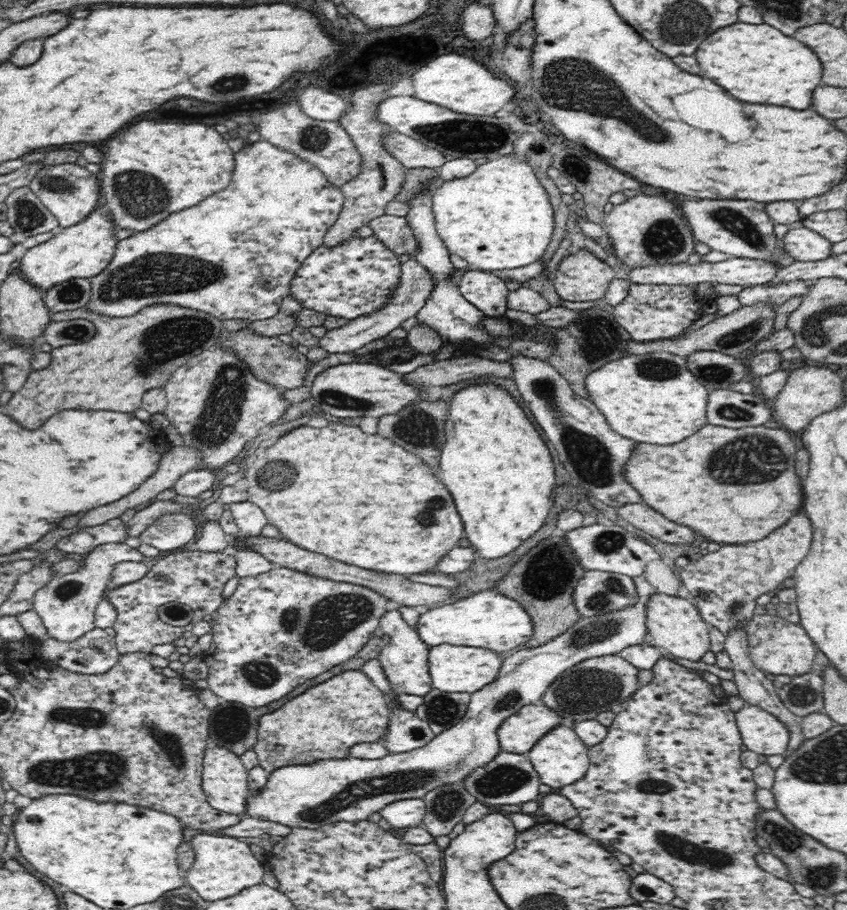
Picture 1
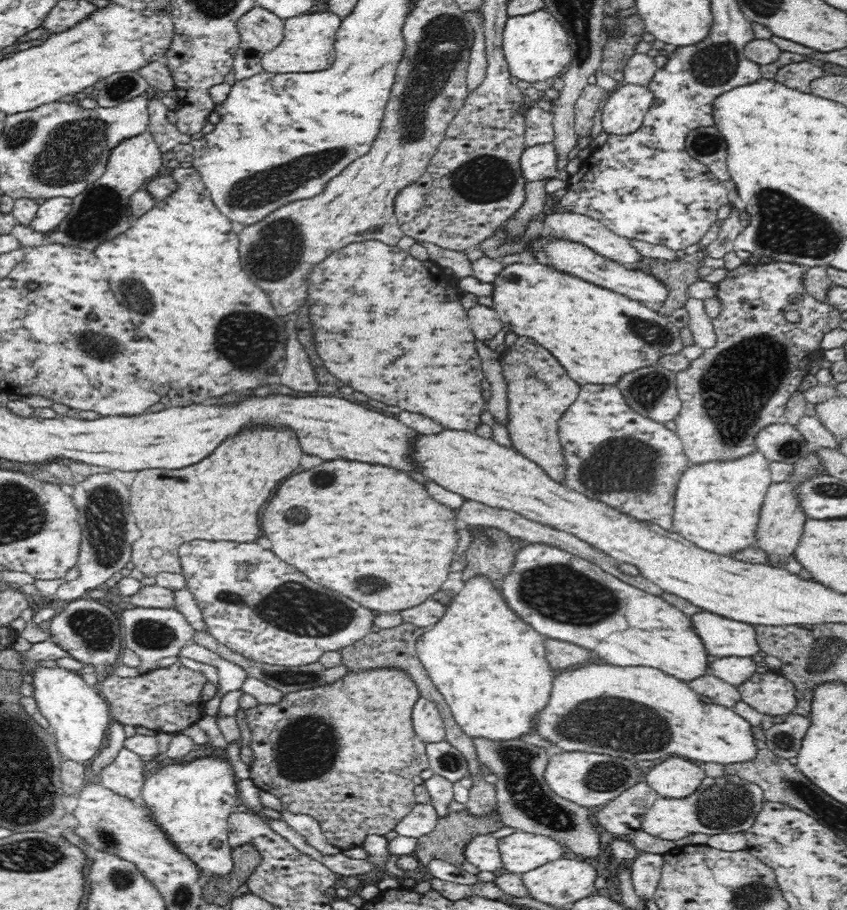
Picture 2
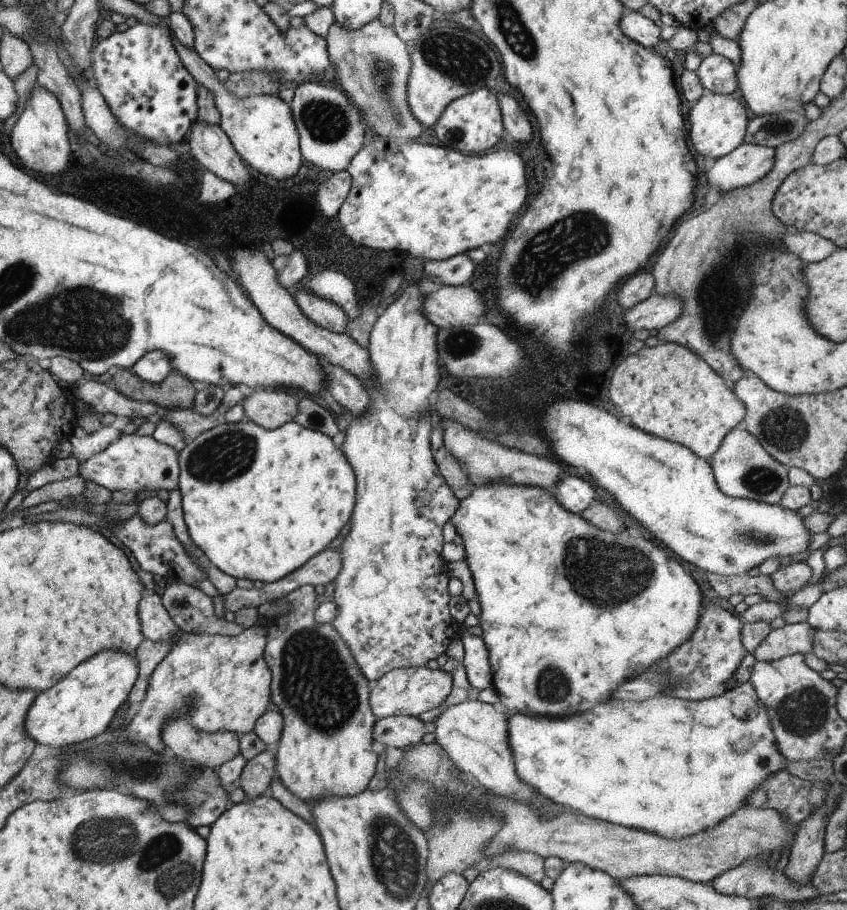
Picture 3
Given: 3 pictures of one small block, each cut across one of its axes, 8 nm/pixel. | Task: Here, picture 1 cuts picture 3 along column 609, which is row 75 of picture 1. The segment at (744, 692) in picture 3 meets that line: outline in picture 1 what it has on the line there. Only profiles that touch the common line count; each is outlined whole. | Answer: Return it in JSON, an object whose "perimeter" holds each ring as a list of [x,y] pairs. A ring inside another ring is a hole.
{"perimeter":[[[740,21],[724,26],[701,42],[694,55],[712,82],[750,104],[808,110],[814,104],[814,90],[822,85],[823,66],[818,55],[803,42],[764,22],[760,26]]]}

